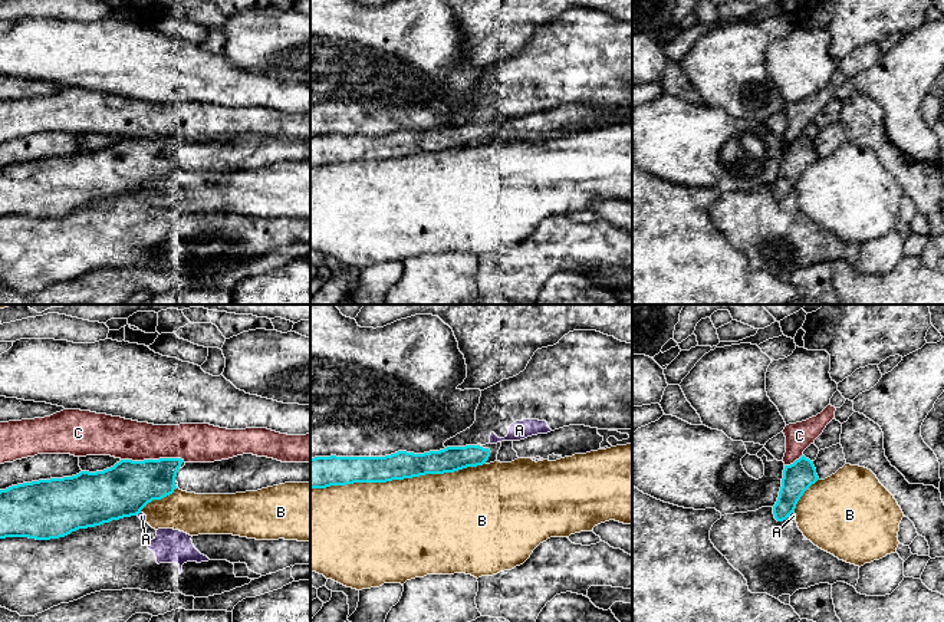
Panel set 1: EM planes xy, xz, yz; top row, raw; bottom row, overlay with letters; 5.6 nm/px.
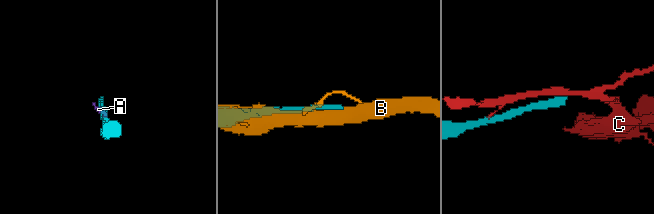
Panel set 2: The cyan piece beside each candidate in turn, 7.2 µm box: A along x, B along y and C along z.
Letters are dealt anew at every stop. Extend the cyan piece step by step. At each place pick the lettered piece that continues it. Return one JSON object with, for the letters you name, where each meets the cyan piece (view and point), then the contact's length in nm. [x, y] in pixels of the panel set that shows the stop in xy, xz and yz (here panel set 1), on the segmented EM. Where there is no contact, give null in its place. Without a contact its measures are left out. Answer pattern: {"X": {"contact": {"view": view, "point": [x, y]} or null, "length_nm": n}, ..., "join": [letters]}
{"join": []}

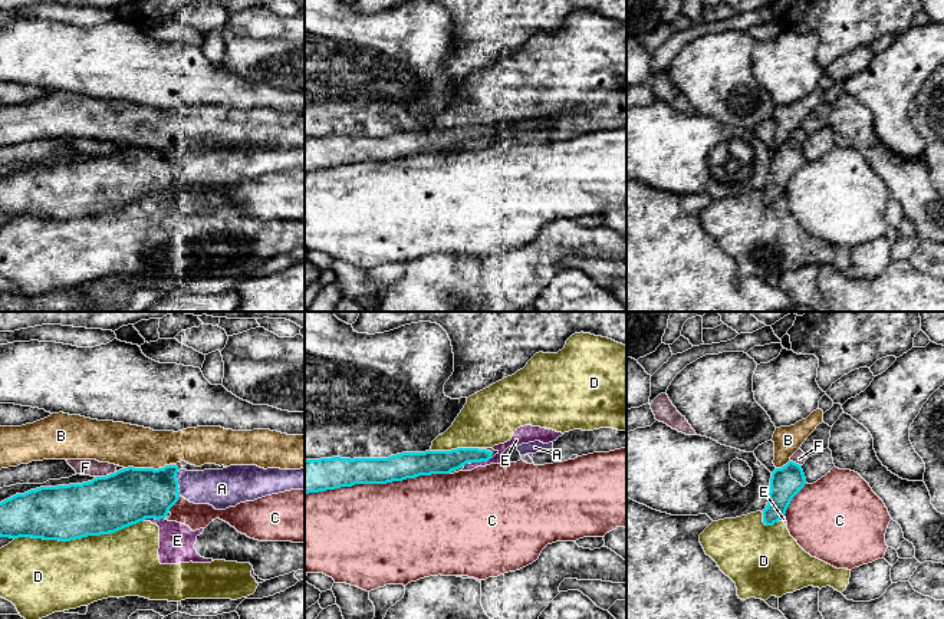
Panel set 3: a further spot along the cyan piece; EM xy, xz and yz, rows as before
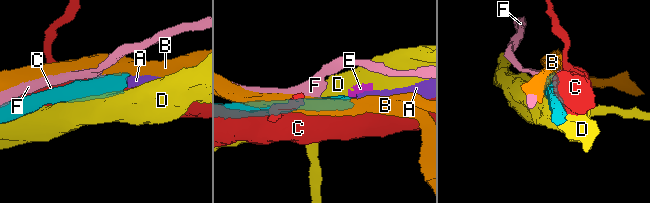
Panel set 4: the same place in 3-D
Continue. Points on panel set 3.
{"A": {"contact": {"view": "xy", "point": [176, 478]}, "length_nm": 80}, "join": ["A"]}

